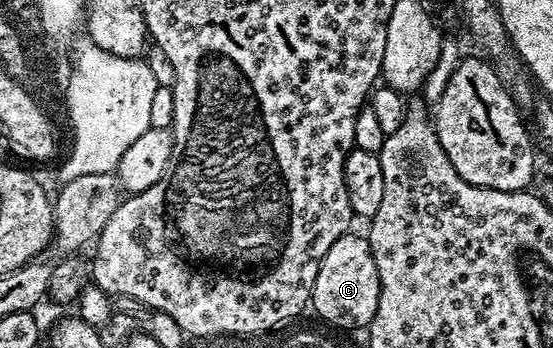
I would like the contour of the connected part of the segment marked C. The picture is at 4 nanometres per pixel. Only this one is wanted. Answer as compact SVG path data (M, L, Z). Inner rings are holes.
M357 232L344 234L332 247L320 263L316 283L310 292L309 304L330 325L338 329L362 329L369 326L376 315L376 303L380 295L380 283L370 242L365 236L357 237Z

